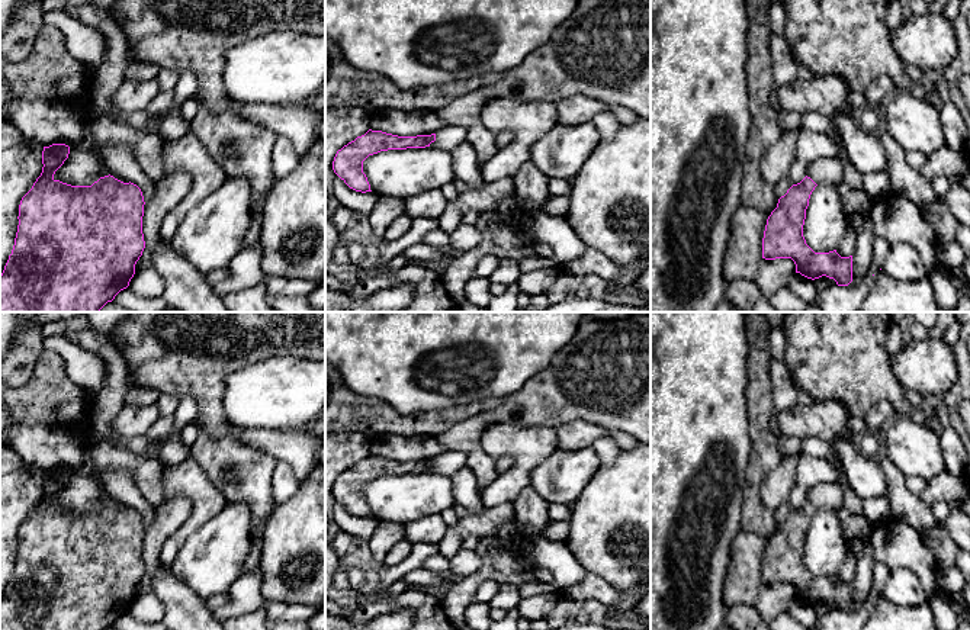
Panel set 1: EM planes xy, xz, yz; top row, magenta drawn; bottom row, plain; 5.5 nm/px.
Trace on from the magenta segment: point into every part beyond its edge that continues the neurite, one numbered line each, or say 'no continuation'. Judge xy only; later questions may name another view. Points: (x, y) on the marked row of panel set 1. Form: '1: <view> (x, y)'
no continuation

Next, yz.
1: yz (825, 170)

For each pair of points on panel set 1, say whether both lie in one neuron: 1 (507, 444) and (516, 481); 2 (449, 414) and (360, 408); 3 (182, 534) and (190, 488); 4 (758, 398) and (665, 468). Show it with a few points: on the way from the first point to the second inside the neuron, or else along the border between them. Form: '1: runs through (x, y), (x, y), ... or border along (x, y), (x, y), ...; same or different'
1: runs through (516, 453), (519, 456), (519, 472); same
2: runs through (427, 423), (389, 423), (382, 420); same
3: runs through (192, 523), (198, 517), (198, 500); same
4: border along (747, 372), (750, 440); different

